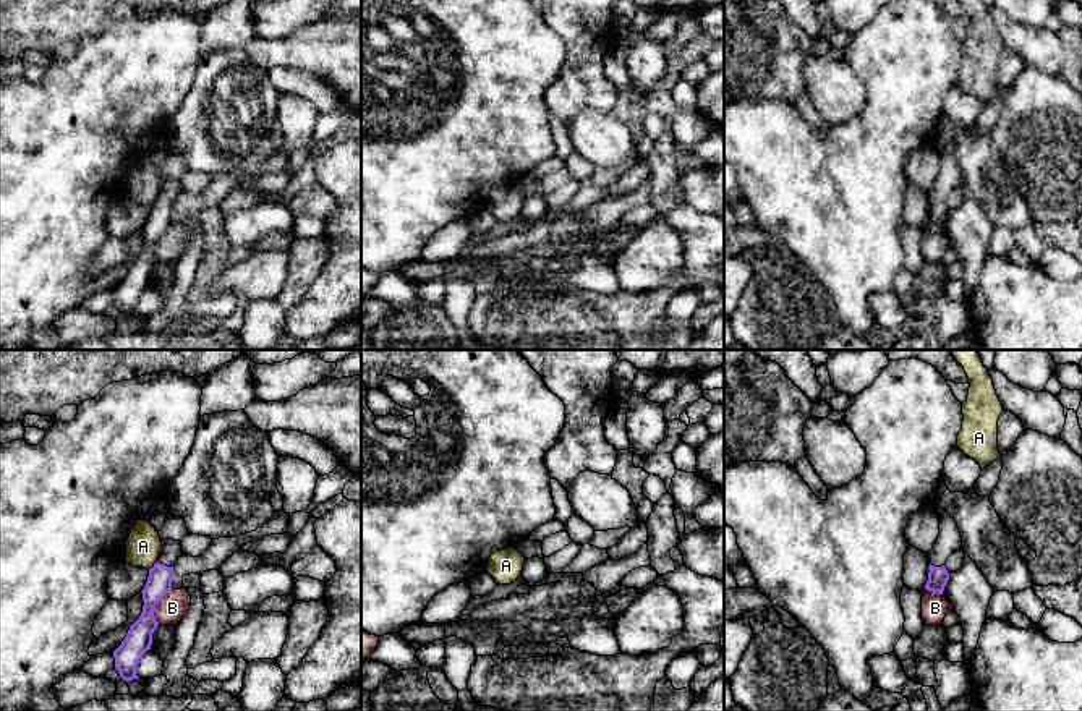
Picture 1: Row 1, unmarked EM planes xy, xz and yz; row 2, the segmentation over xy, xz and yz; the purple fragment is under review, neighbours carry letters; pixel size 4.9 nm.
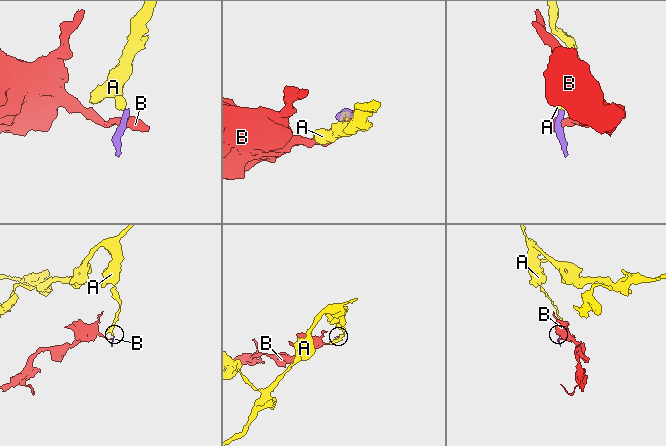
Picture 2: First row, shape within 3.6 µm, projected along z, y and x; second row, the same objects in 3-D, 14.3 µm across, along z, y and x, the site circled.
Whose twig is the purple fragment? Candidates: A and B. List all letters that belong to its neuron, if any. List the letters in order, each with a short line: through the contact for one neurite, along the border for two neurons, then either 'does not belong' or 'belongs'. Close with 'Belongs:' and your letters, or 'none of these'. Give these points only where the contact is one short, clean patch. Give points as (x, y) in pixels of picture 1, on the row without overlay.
A: line xy (156, 198), (148, 206); does not belong
B: line xy (172, 225), (156, 243), (154, 256), (157, 259); does not belong
Belongs: none of these

